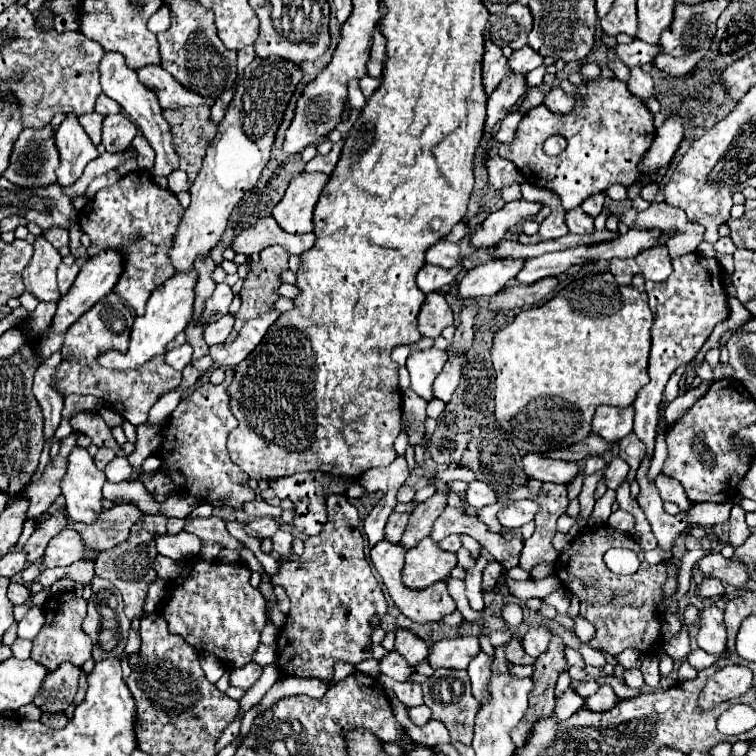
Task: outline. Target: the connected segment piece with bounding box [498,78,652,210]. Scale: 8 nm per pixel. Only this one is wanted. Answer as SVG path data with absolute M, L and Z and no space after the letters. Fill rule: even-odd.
M616 78L590 80L588 90L580 90L580 94L584 96L584 102L576 102L572 112L568 112L564 116L550 112L544 104L532 108L520 120L514 142L512 144L502 144L500 150L498 150L498 154L502 158L516 164L516 168L522 172L522 176L526 178L528 184L538 186L538 188L548 188L548 190L556 192L566 210L572 210L572 208L580 206L580 202L584 202L584 198L590 198L592 194L604 192L606 188L610 188L614 184L630 186L638 178L640 158L644 156L644 152L652 144L652 114L648 112L648 108L634 94L630 94L626 82L620 82ZM552 134L560 134L568 142L566 150L558 156L546 156L542 152L544 140Z

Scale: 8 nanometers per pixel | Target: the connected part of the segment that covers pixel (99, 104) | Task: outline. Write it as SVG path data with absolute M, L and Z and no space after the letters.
M101 93L96 100L95 111L104 115L117 114L120 112L120 106L116 101Z

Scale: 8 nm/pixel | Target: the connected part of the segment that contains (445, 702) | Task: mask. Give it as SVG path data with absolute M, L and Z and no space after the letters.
M436 670L424 684L424 704L432 710L432 718L446 724L450 738L460 740L464 744L472 742L472 730L474 730L474 718L480 710L478 700L470 692L470 678L466 670Z

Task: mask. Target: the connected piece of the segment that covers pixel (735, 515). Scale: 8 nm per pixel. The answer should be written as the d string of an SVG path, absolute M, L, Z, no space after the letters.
M734 502L732 504L732 514L730 514L730 520L728 520L728 524L730 524L730 544L734 548L740 546L750 536L750 530L746 526L744 516L746 516L746 512L740 506L740 502Z

